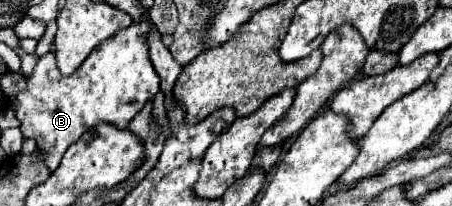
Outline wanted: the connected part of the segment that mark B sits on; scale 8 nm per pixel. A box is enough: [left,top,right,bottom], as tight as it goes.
[17,20,159,170]

